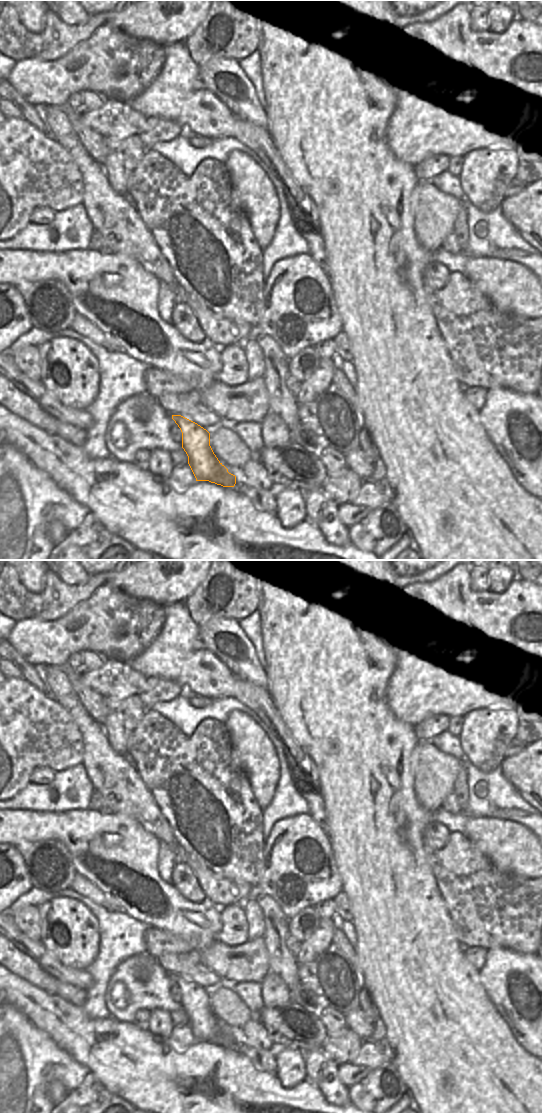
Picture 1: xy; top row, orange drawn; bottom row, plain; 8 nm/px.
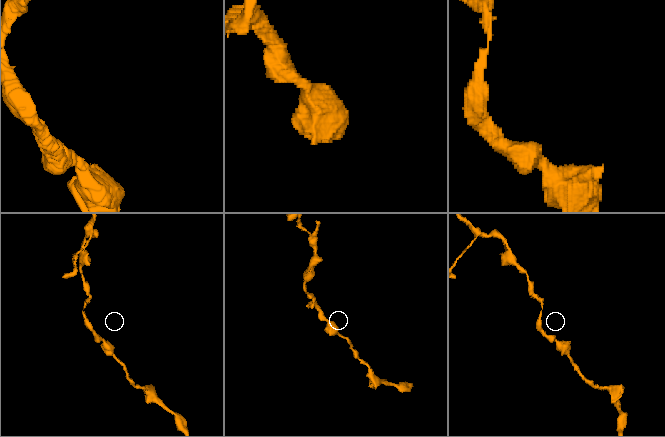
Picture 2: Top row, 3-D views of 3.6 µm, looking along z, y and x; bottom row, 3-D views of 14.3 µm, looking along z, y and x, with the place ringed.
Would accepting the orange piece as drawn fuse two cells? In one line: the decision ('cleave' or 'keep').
keep

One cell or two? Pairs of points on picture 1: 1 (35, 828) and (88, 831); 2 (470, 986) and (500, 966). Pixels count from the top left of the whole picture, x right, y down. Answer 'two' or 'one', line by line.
1: one
2: two

